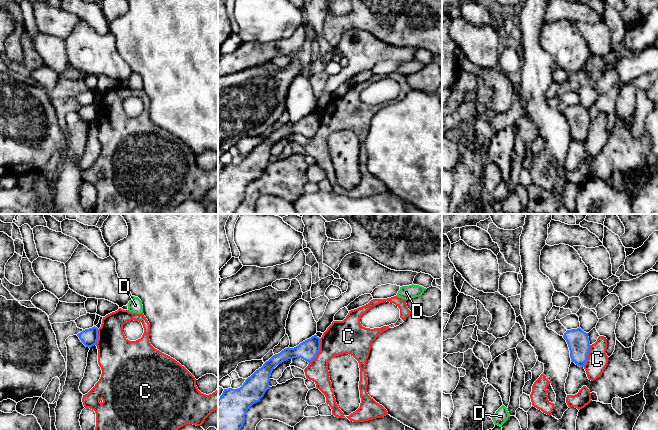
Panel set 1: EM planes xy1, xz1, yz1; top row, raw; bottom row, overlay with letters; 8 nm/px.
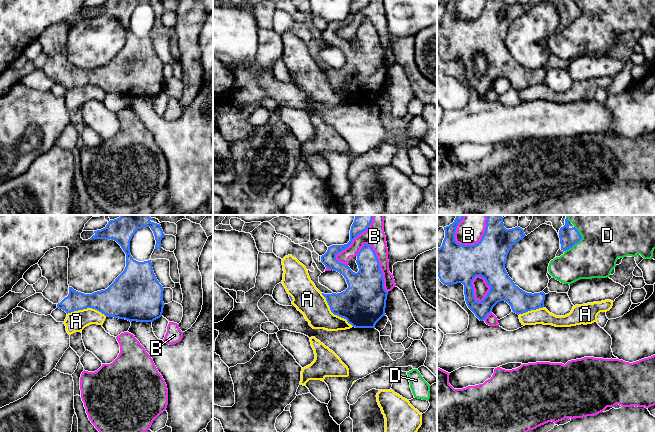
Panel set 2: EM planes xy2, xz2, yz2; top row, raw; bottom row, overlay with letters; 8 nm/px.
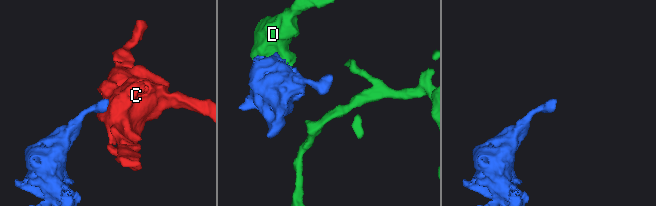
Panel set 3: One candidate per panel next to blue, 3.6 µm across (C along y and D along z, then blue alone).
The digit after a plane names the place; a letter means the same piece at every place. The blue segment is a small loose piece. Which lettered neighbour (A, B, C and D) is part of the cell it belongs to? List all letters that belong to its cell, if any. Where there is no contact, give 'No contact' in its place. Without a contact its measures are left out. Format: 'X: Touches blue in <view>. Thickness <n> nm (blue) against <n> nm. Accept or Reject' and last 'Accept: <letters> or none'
A: Touches blue in xz2. Thickness 360 nm (blue) against 220 nm. Reject
B: Touches blue in xz2. Thickness 300 nm (blue) against 160 nm. Reject
C: Touches blue in xz1. Thickness 160 nm (blue) against 280 nm. Reject
D: Touches blue in yz2. Thickness 150 nm (blue) against 360 nm. Reject
Accept: none

